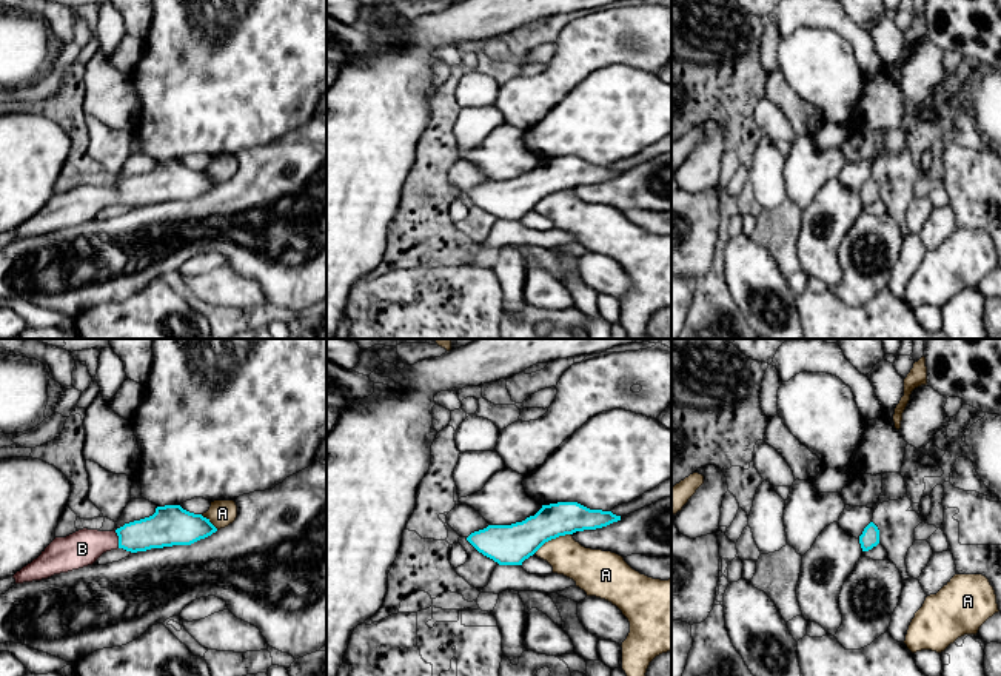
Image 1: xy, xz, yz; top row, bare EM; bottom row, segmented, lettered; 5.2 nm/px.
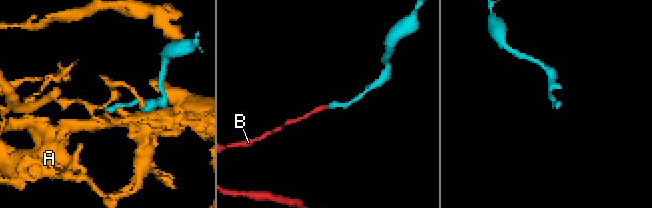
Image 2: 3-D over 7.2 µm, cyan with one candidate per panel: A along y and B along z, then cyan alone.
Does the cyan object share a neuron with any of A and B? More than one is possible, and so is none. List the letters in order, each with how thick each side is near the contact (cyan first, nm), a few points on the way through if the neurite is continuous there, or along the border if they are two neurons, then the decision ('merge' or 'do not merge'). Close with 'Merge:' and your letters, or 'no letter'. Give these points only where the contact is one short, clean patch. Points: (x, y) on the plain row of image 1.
A: 200 nm thick on the cyan side, 200 nm on the other; do not merge
B: 190 nm thick on the cyan side, 190 nm on the other; runs through xy (165, 182), (119, 194), (94, 197), (82, 204); merge
Merge: B

